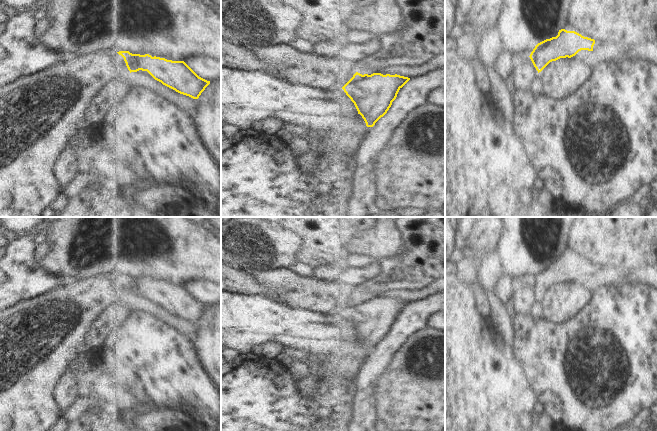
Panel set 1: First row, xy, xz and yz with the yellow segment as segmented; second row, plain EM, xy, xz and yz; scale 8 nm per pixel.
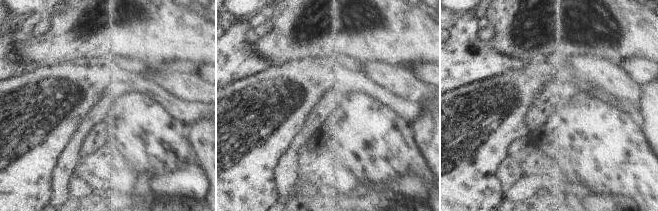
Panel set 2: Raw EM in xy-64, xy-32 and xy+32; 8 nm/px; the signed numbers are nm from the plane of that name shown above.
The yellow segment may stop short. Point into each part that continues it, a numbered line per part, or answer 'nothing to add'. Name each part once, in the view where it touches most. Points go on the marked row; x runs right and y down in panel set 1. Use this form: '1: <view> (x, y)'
nothing to add

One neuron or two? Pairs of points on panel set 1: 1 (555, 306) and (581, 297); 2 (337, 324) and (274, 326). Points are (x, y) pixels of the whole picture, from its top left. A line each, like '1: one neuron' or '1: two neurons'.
1: one neuron
2: one neuron

